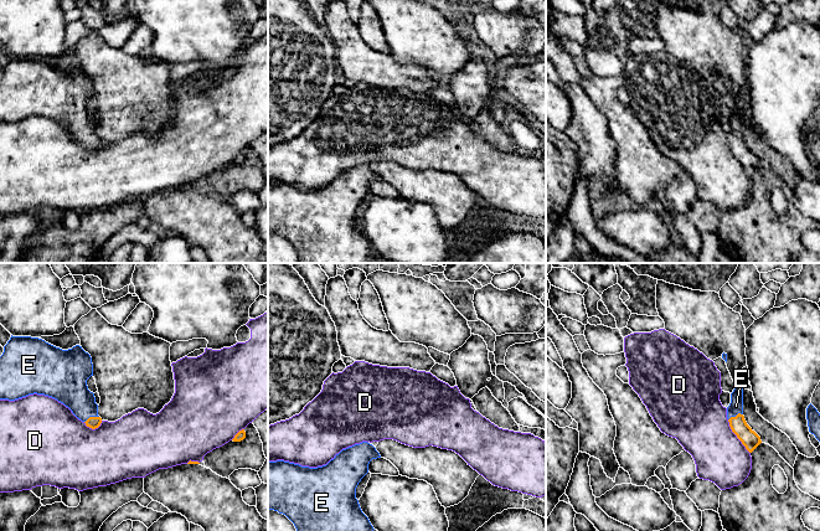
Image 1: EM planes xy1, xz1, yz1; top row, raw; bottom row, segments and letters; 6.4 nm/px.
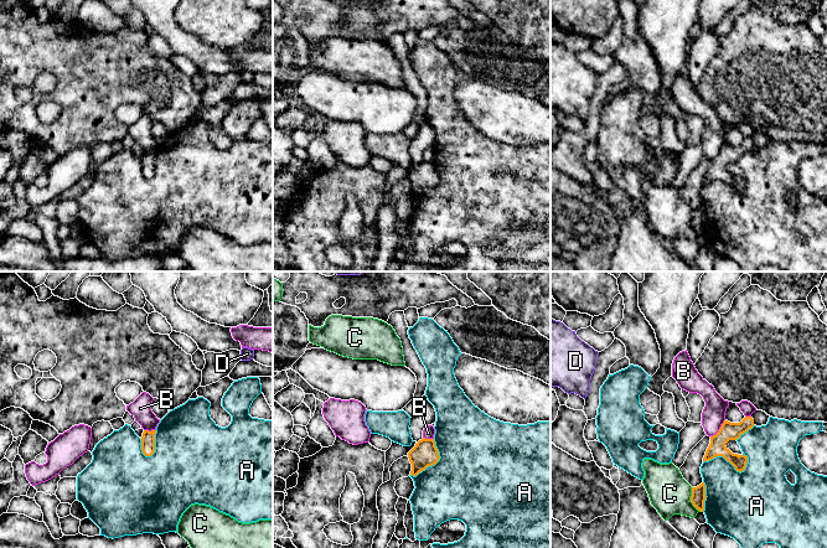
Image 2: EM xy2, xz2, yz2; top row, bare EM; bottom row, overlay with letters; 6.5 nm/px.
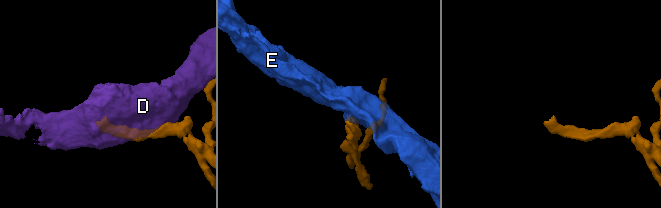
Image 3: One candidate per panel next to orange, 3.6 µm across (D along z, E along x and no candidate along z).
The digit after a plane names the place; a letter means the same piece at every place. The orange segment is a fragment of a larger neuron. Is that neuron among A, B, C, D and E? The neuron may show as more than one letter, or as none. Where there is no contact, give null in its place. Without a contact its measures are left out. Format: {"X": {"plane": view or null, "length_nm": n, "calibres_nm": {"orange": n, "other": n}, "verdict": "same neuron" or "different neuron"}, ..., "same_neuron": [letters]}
{"A": {"plane": "yz2", "length_nm": 300, "calibres_nm": {"orange": 120, "other": 360}, "verdict": "different neuron"}, "B": {"plane": "yz2", "length_nm": 150, "calibres_nm": {"orange": 120, "other": 150}, "verdict": "different neuron"}, "C": {"plane": "yz2", "length_nm": 170, "calibres_nm": {"orange": 100, "other": 280}, "verdict": "different neuron"}, "D": {"plane": "yz1", "length_nm": 260, "calibres_nm": {"orange": 110, "other": 360}, "verdict": "different neuron"}, "E": {"plane": "xy1", "length_nm": 100, "calibres_nm": {"orange": 80, "other": 240}, "verdict": "same neuron"}, "same_neuron": ["E"]}

